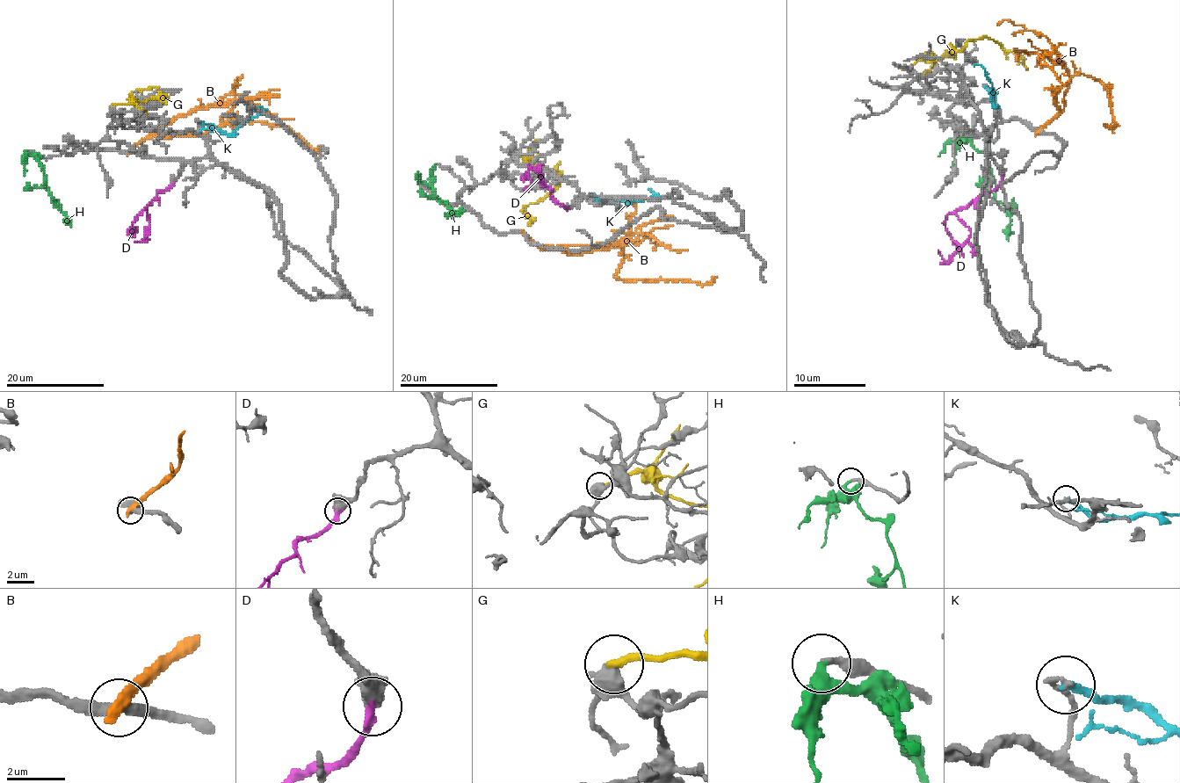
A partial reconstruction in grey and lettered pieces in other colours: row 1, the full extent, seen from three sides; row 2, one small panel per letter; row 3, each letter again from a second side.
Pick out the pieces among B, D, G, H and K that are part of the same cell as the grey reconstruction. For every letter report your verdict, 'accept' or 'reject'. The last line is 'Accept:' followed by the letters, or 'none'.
B: reject
D: accept
G: reject
H: accept
K: reject
Accept: D, H

